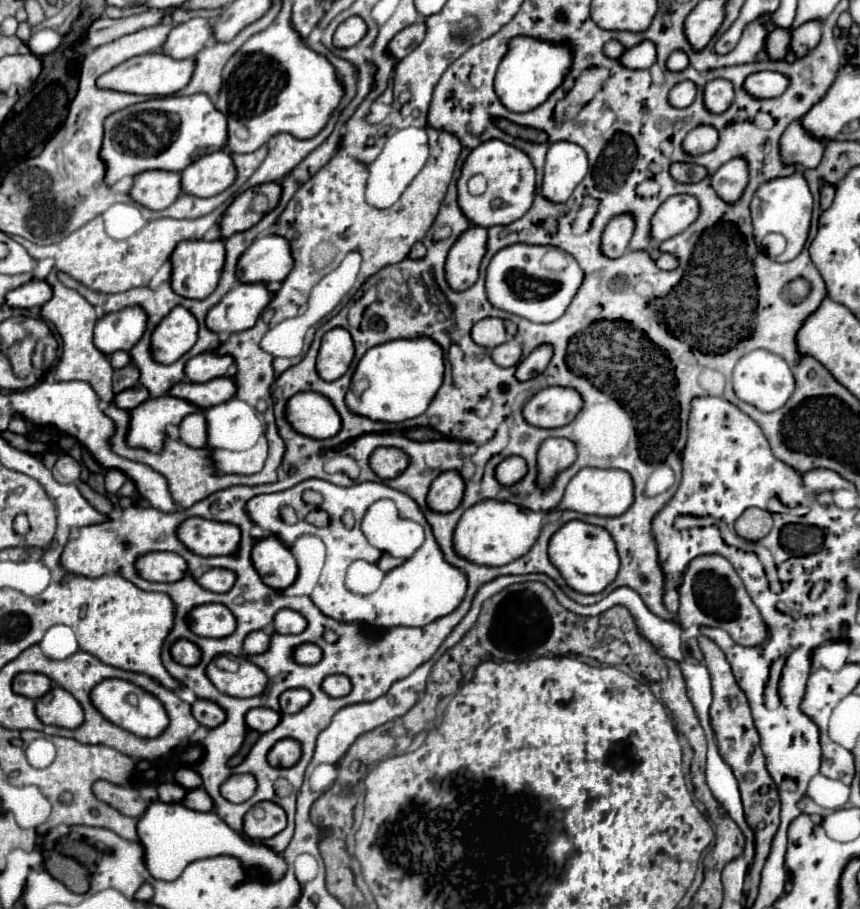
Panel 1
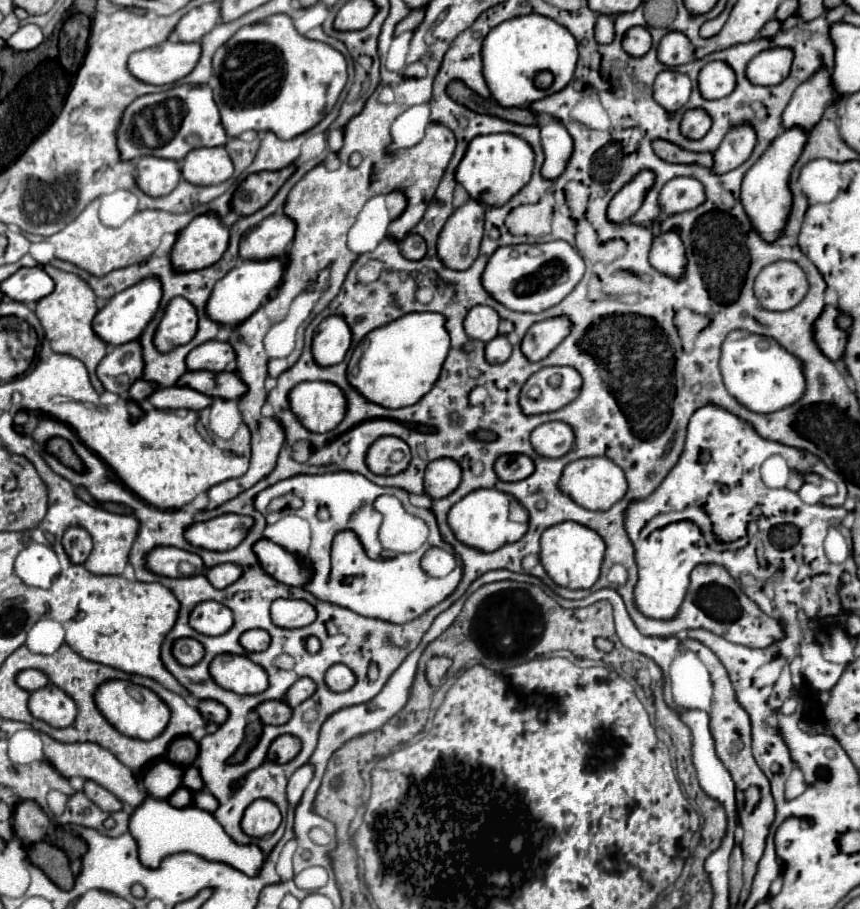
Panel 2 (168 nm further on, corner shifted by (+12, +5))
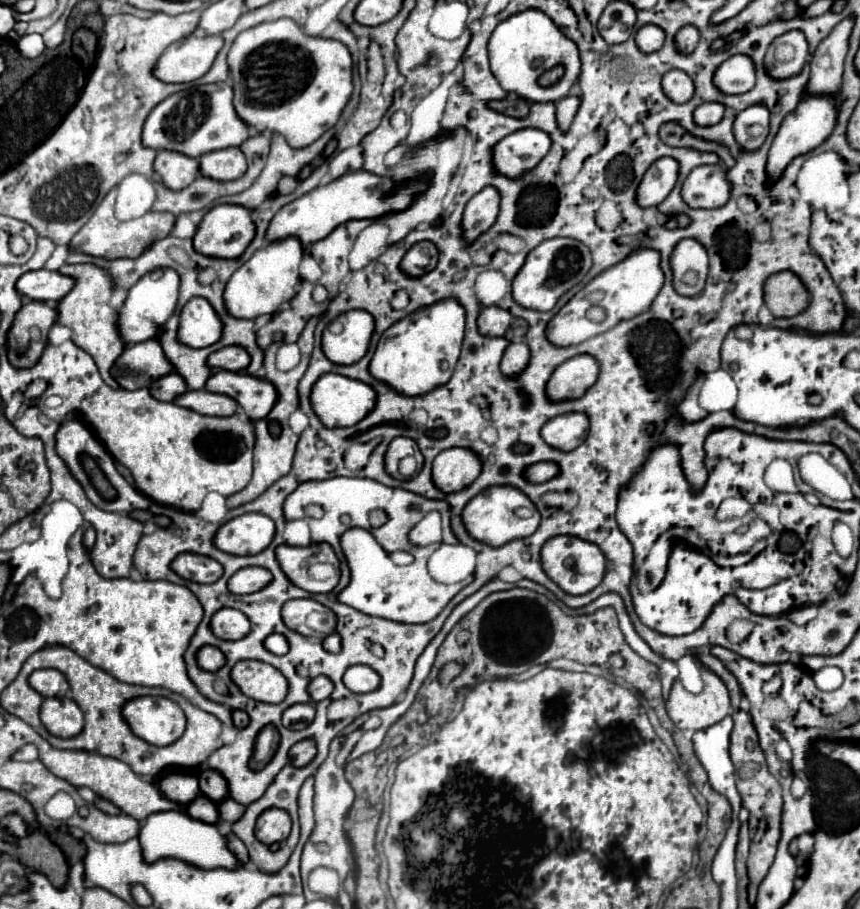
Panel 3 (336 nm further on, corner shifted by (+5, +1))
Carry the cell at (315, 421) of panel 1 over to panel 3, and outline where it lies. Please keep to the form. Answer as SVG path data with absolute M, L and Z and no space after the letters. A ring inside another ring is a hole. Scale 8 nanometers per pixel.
M337 373L323 375L315 383L313 395L311 395L313 411L325 423L325 427L351 427L351 425L359 423L361 419L367 417L367 413L373 411L375 401L377 401L377 393L371 385L357 381L357 379L349 379L345 375L337 375Z

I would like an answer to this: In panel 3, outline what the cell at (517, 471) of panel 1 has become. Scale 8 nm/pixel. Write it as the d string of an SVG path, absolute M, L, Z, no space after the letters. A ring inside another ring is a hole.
M547 461L547 463L535 463L533 467L529 467L525 471L525 475L527 475L527 479L531 483L545 483L545 481L553 479L555 475L559 475L559 465L551 463L551 461Z

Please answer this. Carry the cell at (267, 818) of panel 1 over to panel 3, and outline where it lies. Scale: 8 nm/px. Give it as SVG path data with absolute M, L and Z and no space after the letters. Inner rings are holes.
M267 809L259 819L255 827L255 835L261 843L271 845L277 841L287 839L291 833L291 817L283 809Z

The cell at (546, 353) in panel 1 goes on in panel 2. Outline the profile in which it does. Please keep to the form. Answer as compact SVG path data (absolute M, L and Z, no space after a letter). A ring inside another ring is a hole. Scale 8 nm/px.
M546 319L534 323L522 341L522 353L528 361L536 363L544 359L570 331L570 323L566 319Z

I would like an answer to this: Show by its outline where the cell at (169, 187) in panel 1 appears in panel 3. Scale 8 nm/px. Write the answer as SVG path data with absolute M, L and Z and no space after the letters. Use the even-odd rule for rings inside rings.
M159 151L155 159L155 173L161 177L165 187L179 191L185 189L199 175L199 159L187 157L179 151Z

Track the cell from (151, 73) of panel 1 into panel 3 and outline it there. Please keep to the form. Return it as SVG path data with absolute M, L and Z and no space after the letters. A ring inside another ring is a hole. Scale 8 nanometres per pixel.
M189 35L175 41L157 63L157 79L165 83L189 83L203 77L223 47L221 35Z

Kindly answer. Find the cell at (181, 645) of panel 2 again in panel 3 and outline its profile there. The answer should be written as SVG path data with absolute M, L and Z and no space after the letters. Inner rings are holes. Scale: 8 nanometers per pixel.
M203 647L197 653L197 663L201 663L205 671L219 671L225 665L225 655L217 647Z

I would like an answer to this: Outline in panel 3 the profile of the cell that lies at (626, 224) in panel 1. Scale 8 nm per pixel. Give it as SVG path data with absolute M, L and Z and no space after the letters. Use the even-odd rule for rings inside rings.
M661 157L657 159L645 173L639 191L637 201L641 207L657 207L675 187L679 175L679 163L673 157Z

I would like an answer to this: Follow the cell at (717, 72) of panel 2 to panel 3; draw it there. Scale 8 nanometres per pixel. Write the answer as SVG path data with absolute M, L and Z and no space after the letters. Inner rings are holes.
M733 55L715 75L717 87L727 95L739 95L755 85L755 63L749 55Z

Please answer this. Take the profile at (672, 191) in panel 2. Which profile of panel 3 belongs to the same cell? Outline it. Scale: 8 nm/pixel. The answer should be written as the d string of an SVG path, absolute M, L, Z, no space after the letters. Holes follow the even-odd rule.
M715 163L693 169L683 183L681 195L689 203L689 207L703 207L703 209L723 207L731 197L727 167Z

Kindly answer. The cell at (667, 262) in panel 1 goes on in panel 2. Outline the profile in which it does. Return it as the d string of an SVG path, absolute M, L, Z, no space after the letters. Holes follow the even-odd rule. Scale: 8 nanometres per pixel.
M674 231L662 233L654 239L654 245L650 249L650 265L670 277L682 275L682 267L686 265L686 257L684 257L682 241Z

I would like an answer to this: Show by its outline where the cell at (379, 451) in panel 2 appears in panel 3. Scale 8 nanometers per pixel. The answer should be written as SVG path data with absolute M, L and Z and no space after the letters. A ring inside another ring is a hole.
M395 437L391 443L389 443L389 449L385 453L385 469L389 471L389 475L393 475L395 479L405 479L401 473L399 473L399 461L407 455L413 455L417 459L417 469L423 467L423 455L417 447L417 443L409 437Z

